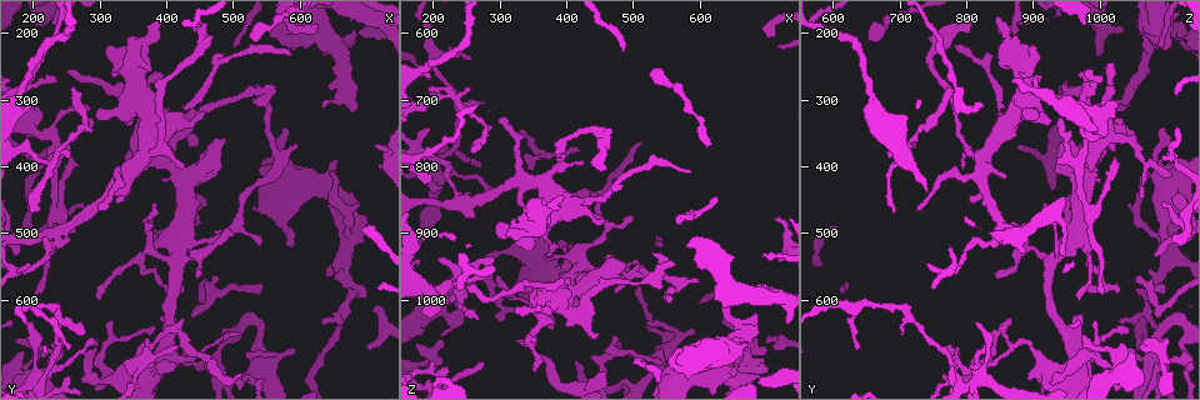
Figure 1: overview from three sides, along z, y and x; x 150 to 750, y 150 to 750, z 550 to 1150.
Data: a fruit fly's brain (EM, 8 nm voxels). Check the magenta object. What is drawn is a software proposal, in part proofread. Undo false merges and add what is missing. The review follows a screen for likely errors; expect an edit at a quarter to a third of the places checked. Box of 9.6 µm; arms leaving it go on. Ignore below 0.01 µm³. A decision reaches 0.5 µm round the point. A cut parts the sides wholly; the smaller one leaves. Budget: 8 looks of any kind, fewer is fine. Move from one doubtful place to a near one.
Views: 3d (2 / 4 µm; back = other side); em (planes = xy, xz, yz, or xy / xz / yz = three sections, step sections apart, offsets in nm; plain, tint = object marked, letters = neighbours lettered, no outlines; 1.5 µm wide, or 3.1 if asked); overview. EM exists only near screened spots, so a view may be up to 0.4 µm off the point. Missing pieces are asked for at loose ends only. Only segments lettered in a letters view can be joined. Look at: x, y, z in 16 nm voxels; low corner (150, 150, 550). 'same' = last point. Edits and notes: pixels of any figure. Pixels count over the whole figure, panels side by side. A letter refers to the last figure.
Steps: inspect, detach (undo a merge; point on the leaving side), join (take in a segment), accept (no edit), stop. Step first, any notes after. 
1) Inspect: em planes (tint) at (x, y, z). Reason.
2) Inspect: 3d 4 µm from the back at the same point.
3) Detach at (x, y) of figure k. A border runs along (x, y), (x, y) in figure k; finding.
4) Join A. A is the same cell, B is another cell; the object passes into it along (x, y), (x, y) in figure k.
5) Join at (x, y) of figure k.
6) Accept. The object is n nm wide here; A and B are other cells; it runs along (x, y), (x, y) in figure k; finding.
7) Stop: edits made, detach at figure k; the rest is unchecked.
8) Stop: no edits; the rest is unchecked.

Inspect: em planes (letters) at (195, 470, 690). An open end.

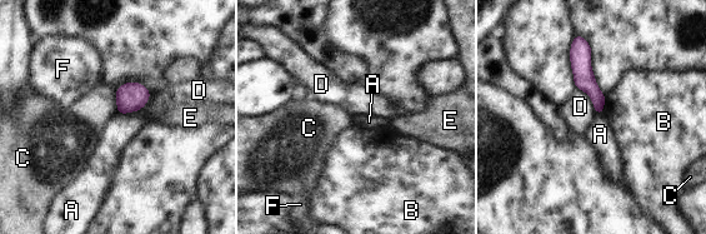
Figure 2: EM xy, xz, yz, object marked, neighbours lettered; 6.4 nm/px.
Accept. The object is 90 nm wide here; A, B, C, D, E and F are other cells; a border runs along (577, 88), (590, 98), (596, 113) in figure 2; none of them fits.

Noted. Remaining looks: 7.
Inspect: 3d 4 µm at (290, 690, 985). Branch point.

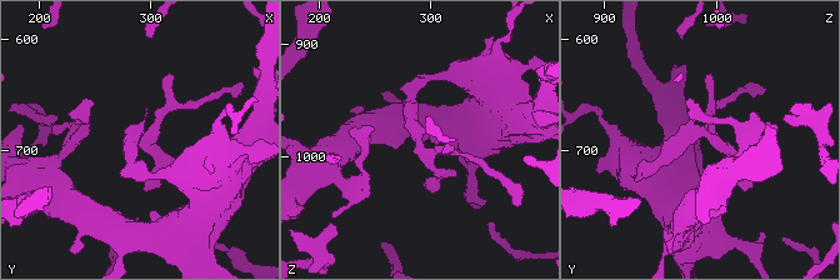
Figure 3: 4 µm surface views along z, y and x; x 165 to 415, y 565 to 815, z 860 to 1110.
Inspect: em planes (letters) at (290, 688, 988). Shape alone is not enough.

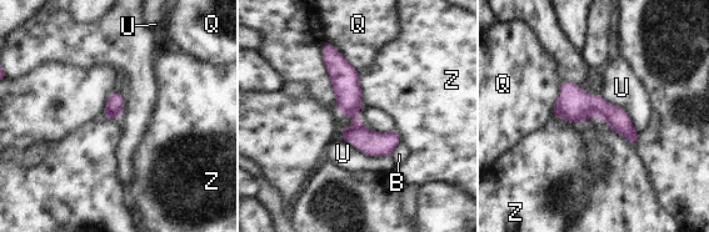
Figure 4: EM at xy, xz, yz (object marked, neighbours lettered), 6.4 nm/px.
Accept. B, Q, U and Z are other cells; a border runs along (357, 71), (360, 105), (363, 107) in figure 4; all the same neuron.

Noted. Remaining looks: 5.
Inspect: 3d 4 µm at (545, 295, 945). Sharp bend.

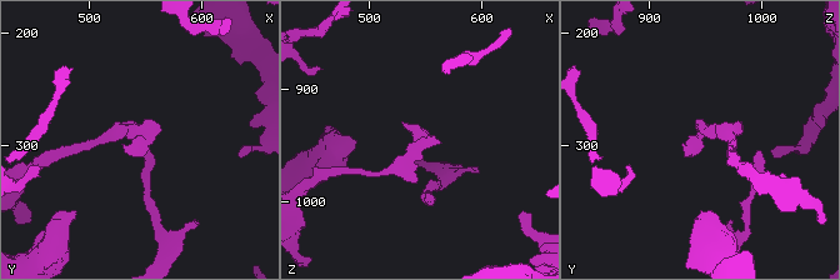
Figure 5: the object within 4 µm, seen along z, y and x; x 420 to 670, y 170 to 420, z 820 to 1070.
Inspect: em planes (letters) at (544, 296, 944). Need the tissue.

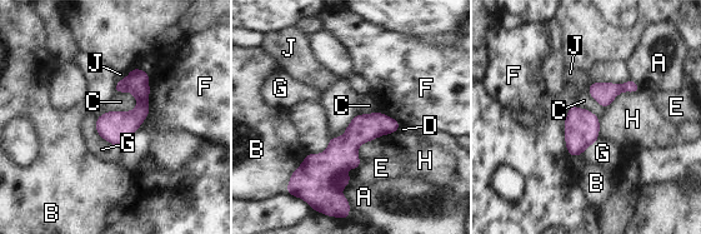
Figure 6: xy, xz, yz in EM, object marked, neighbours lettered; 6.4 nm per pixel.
Accept. The object is 200 nm wide here; A, B, C, D, E, F, G, H and J are other cells; it runs along (395, 125), (364, 128), (308, 172) in figure 6; one neuron here.

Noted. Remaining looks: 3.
Stop: no edits; the rest is unchecked.

